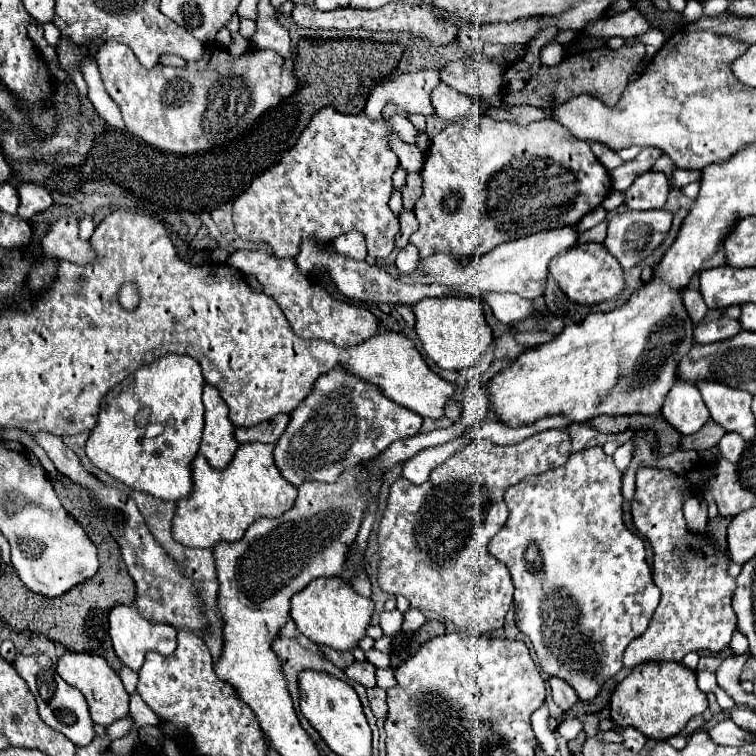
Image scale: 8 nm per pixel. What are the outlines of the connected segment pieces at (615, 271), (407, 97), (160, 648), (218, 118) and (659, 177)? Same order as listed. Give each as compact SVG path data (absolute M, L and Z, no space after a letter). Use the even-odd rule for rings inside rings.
M585 243L577 249L559 253L549 263L549 273L553 275L561 291L571 301L577 301L577 303L593 305L601 301L609 301L609 299L615 299L623 289L623 269L619 261L613 255L609 255L609 251L599 243Z
M422 70L395 79L379 81L367 101L365 115L379 119L385 107L385 101L393 101L403 107L407 113L421 113L425 117L435 115L430 94L438 84L438 71Z
M115 605L109 613L109 635L113 649L123 665L139 671L145 659L145 653L157 651L161 655L171 655L177 647L177 631L167 623L151 623L139 615L133 605Z
M109 39L101 45L97 53L97 65L107 93L121 109L127 131L143 139L145 143L171 153L197 153L235 139L263 111L279 105L297 87L293 71L285 69L283 57L273 51L249 51L243 53L239 59L229 59L229 55L223 49L209 45L205 49L205 57L201 61L187 63L185 69L165 67L165 65L145 69L127 45Z
M647 171L633 181L623 193L623 203L629 209L663 209L669 195L669 183L665 173Z

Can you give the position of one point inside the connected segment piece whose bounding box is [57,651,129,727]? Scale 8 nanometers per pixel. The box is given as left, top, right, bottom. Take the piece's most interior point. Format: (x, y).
(108, 700)

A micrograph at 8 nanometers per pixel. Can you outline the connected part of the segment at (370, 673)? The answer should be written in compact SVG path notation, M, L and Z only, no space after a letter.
M355 661L353 665L349 665L345 669L345 675L353 681L359 681L363 687L375 687L377 681L375 681L375 667L369 663L369 661Z

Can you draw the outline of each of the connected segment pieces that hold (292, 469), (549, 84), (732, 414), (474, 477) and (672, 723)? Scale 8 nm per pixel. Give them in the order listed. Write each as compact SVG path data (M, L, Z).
M331 369L329 373L323 373L315 385L309 397L301 401L297 409L289 415L291 421L285 429L285 433L275 443L273 461L279 469L279 473L289 481L291 485L299 487L305 481L317 481L317 483L335 483L339 475L345 469L351 469L355 465L361 465L363 461L369 461L383 453L393 441L413 437L421 431L423 419L413 413L411 409L405 409L403 405L397 405L395 401L389 401L375 385L369 385L367 381L361 381L357 375L349 373L347 369Z
M635 43L635 45L623 45L621 49L609 49L609 47L599 47L589 53L581 53L577 57L567 57L555 67L541 67L539 73L521 89L521 91L511 91L503 97L507 105L535 105L545 111L559 107L573 95L593 95L601 99L605 105L617 105L621 93L625 91L629 83L629 75L635 71L635 67L641 63L645 57L645 45Z
M699 381L697 387L711 411L713 421L717 421L725 431L739 433L745 441L755 437L755 417L751 413L749 393L709 381Z
M549 429L527 437L525 441L501 447L489 439L475 439L459 449L443 465L435 467L429 481L411 485L399 477L391 485L389 505L379 527L379 585L389 595L403 595L413 609L435 611L461 629L489 633L503 627L507 609L513 605L513 581L507 567L489 553L489 539L505 525L507 505L503 493L529 475L539 475L561 467L571 455L569 429Z
M643 663L627 675L611 697L611 721L619 727L633 727L647 739L667 741L683 731L687 721L707 709L707 697L697 687L695 671L689 671L681 663Z

